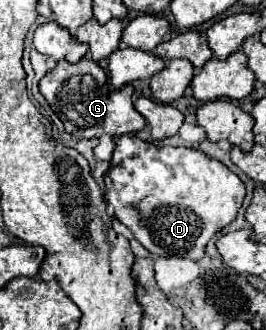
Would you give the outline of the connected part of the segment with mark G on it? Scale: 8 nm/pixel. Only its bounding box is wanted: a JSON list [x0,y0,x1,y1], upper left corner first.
[39,57,145,139]

